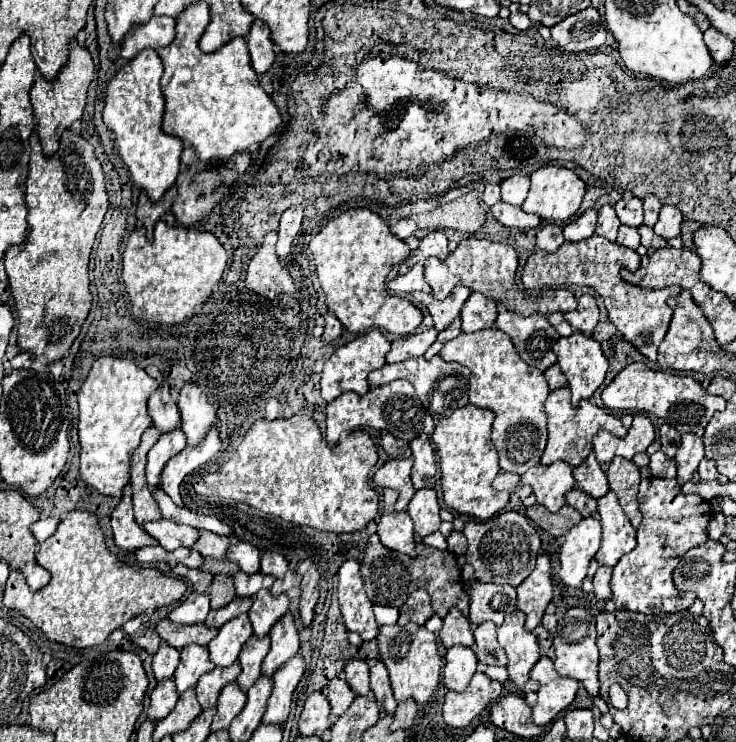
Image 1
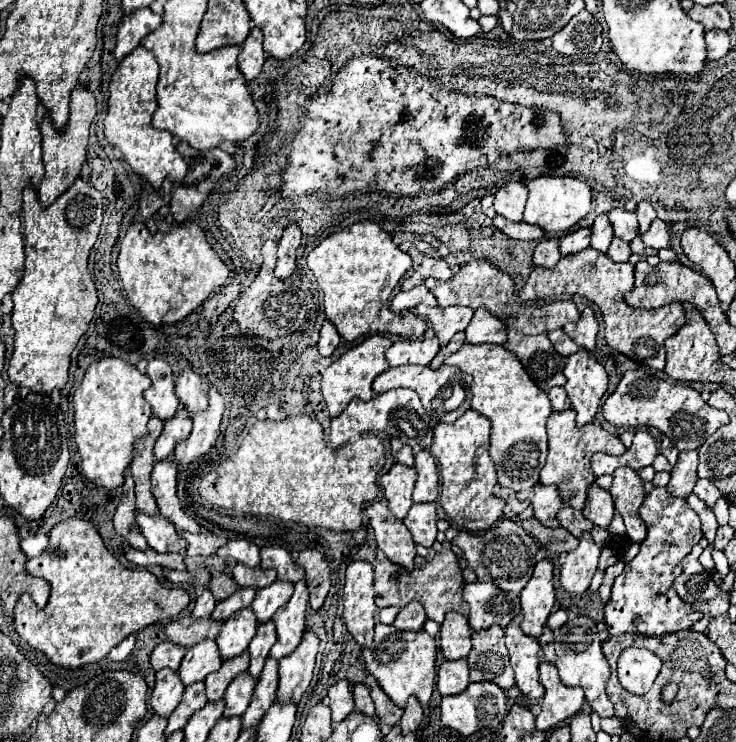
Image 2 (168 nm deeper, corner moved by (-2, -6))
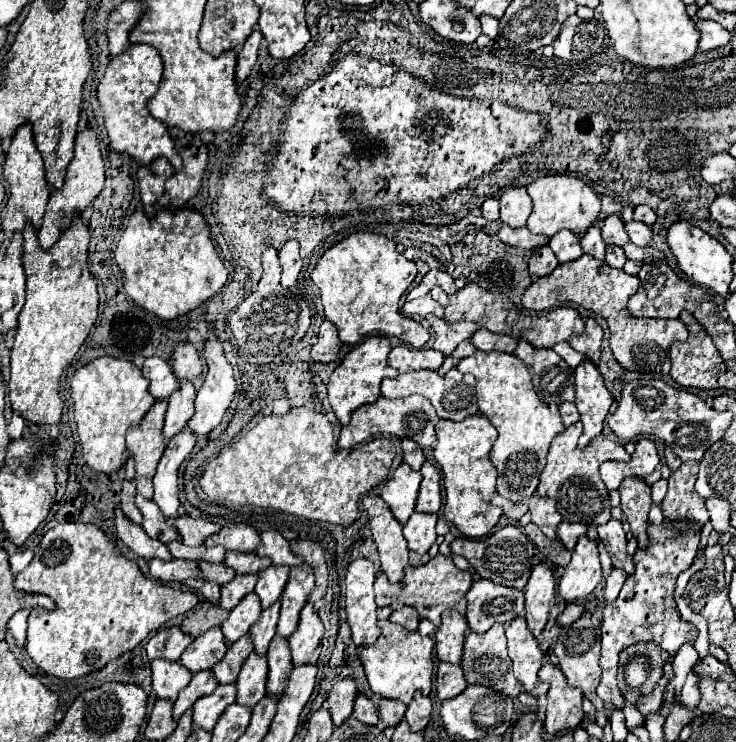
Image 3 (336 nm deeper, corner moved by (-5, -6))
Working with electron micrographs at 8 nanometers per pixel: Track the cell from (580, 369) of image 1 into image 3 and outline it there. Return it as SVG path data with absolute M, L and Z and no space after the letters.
M583 360L575 368L575 406L583 422L579 446L587 446L591 438L601 434L603 420L611 408L611 394L605 388L601 372L591 360Z

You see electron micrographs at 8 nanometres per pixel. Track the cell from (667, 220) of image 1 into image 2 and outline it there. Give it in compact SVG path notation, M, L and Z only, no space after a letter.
M656 218L656 220L650 224L648 232L640 234L640 238L642 238L642 242L644 242L646 246L650 246L650 248L656 248L656 250L660 250L660 248L668 248L668 246L670 246L668 224Z

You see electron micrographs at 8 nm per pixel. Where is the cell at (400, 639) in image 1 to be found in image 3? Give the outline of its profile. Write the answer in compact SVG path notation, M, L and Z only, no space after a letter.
M379 620L379 628L381 628L381 634L377 642L369 648L357 650L371 690L383 698L399 700L403 704L409 704L417 690L421 690L423 696L429 696L431 686L433 686L433 646L435 642L429 636L421 636L419 632L411 632L389 620Z

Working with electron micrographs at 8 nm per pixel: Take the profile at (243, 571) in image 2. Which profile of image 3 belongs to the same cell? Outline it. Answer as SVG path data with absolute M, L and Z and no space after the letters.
M227 552L225 564L231 566L237 574L259 574L263 568L271 566L271 560L261 558L257 554L243 554L243 552Z

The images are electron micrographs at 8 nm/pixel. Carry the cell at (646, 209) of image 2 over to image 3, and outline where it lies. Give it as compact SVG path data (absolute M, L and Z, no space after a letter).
M637 206L635 208L635 214L633 214L633 220L639 220L639 222L645 222L645 224L651 226L651 224L655 224L657 214L649 206Z

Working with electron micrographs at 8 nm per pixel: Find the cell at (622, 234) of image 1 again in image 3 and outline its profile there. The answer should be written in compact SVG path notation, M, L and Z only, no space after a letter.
M607 246L605 262L607 262L609 266L613 266L613 268L623 268L623 264L627 262L623 248L621 248L621 246Z

